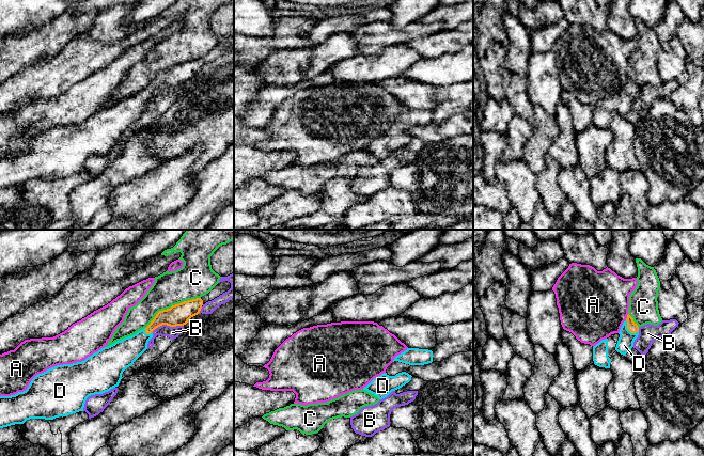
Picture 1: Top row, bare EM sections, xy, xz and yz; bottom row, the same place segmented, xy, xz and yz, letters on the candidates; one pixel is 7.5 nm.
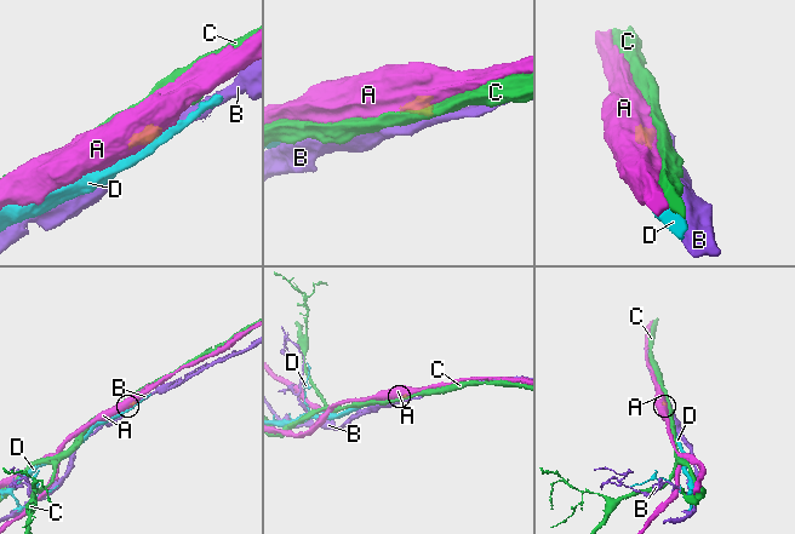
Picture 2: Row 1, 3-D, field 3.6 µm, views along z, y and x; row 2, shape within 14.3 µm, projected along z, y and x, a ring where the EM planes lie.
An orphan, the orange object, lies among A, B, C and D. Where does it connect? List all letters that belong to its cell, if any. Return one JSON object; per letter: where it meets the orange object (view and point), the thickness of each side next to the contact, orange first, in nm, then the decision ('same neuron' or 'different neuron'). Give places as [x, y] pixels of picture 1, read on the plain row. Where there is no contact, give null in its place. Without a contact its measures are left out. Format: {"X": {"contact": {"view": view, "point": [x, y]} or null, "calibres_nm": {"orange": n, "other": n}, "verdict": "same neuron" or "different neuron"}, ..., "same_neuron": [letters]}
{"A": {"contact": {"view": "yz", "point": [627, 78]}, "calibres_nm": {"orange": 70, "other": 480}, "verdict": "different neuron"}, "B": {"contact": {"view": "xy", "point": [167, 85]}, "calibres_nm": {"orange": 160, "other": 90}, "verdict": "different neuron"}, "C": {"contact": {"view": "xy", "point": [172, 66]}, "calibres_nm": {"orange": 160, "other": 280}, "verdict": "different neuron"}, "D": {"contact": {"view": "yz", "point": [628, 90]}, "calibres_nm": {"orange": 70, "other": 120}, "verdict": "same neuron"}, "same_neuron": ["D"]}

